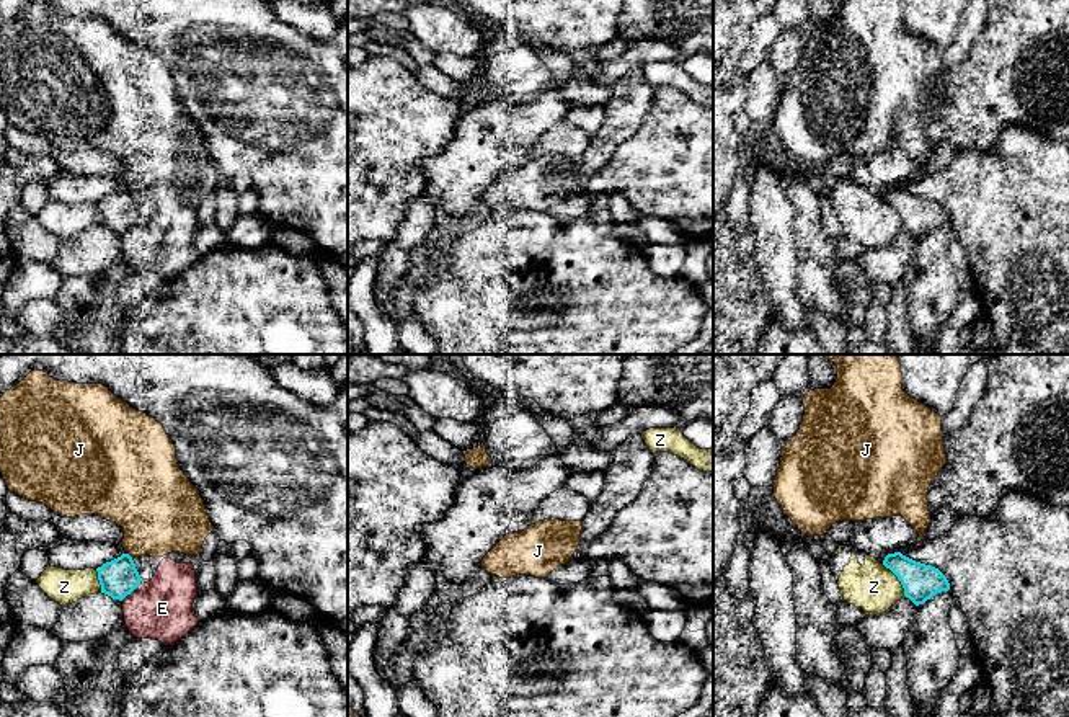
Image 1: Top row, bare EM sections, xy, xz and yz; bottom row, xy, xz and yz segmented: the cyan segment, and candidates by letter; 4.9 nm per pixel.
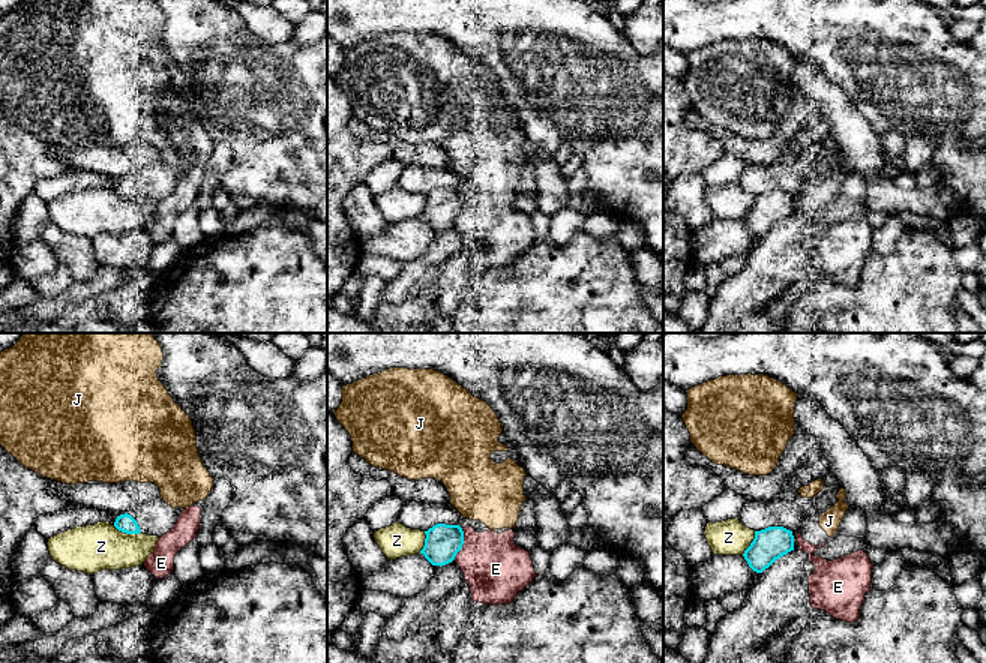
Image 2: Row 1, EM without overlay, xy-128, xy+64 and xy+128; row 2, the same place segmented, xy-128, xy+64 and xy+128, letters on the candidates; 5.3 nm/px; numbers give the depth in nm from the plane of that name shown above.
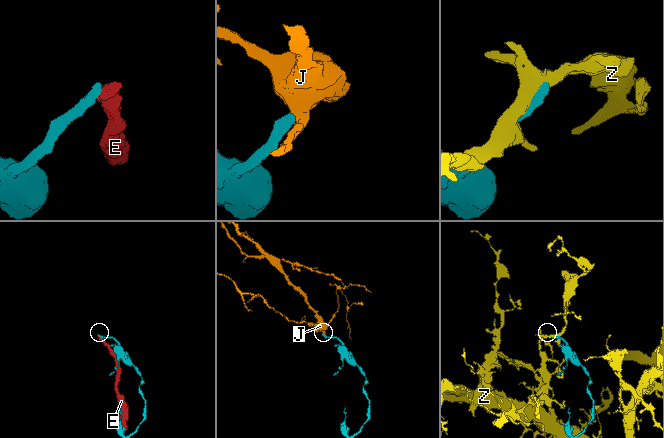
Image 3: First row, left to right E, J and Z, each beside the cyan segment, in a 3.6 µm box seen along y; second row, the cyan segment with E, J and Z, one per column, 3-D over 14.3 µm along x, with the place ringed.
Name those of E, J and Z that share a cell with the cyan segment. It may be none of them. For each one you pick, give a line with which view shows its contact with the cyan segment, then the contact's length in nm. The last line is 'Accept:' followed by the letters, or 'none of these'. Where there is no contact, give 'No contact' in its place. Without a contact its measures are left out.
Accept: none of these

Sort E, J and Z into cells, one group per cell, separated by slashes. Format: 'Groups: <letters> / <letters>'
Groups: E J / Z

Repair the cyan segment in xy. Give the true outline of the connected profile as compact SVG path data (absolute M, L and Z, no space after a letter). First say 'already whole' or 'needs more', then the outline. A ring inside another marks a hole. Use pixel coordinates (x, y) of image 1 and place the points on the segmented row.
needs more; M129 554L103 563L96 568L101 593L113 599L122 601L131 595L142 580L152 580L153 570L150 565L150 555L140 555L142 572L139 573L135 563Z

